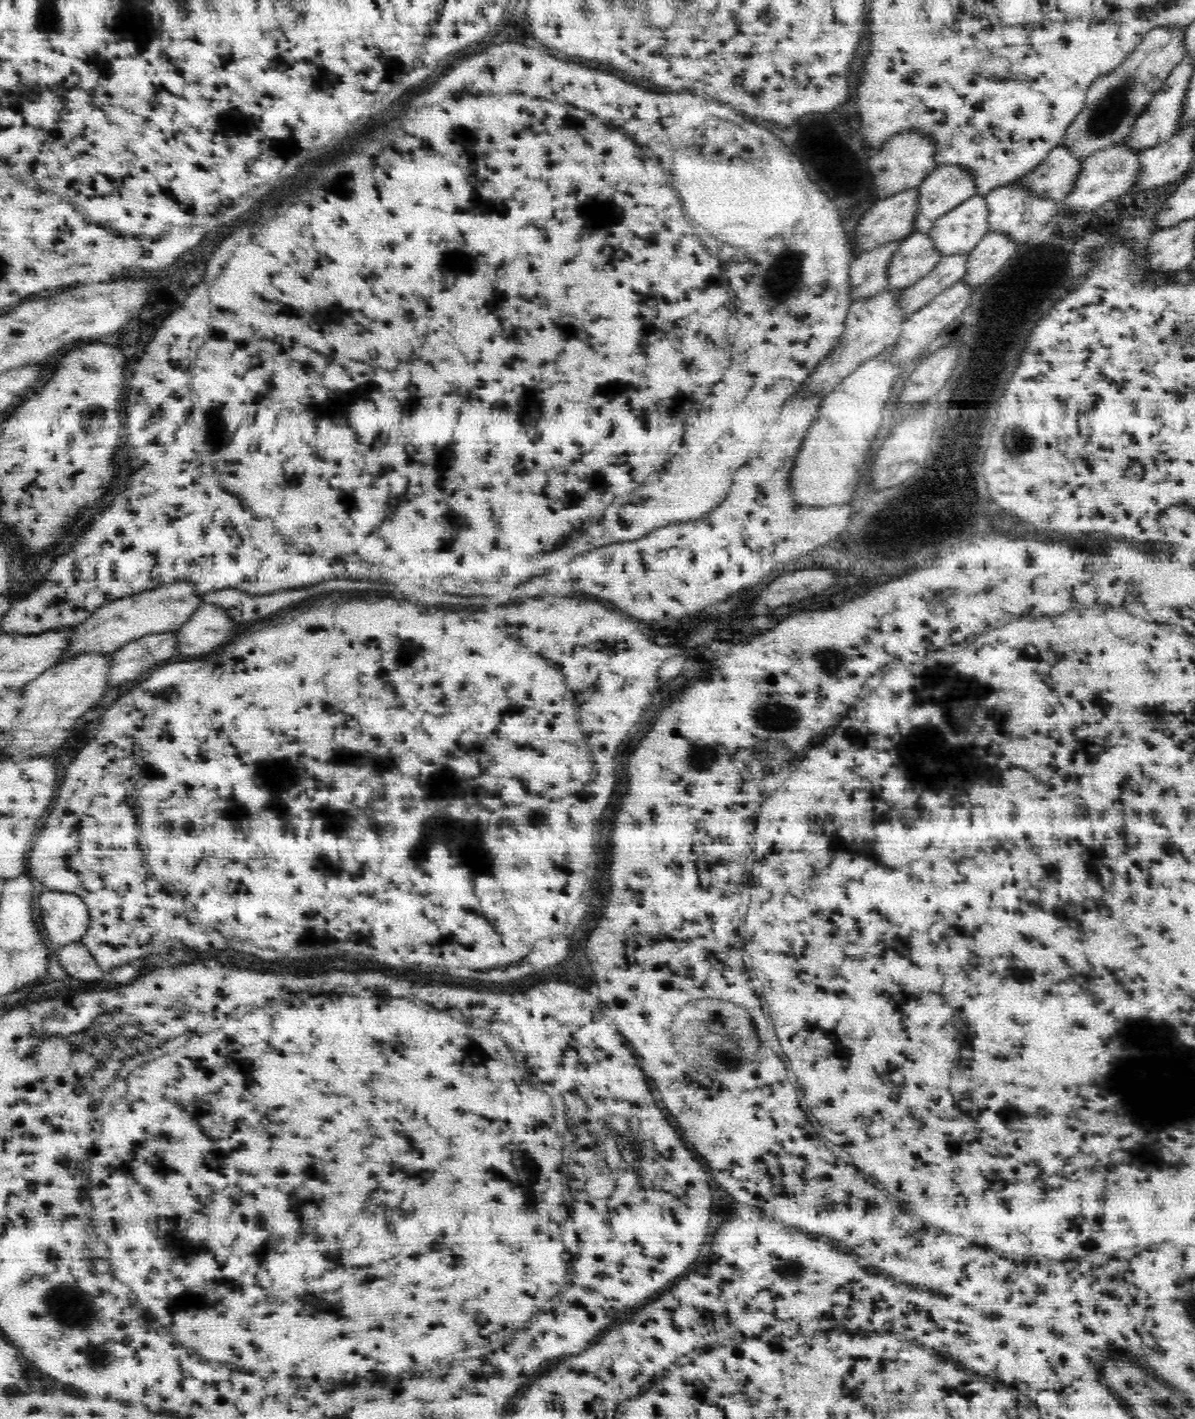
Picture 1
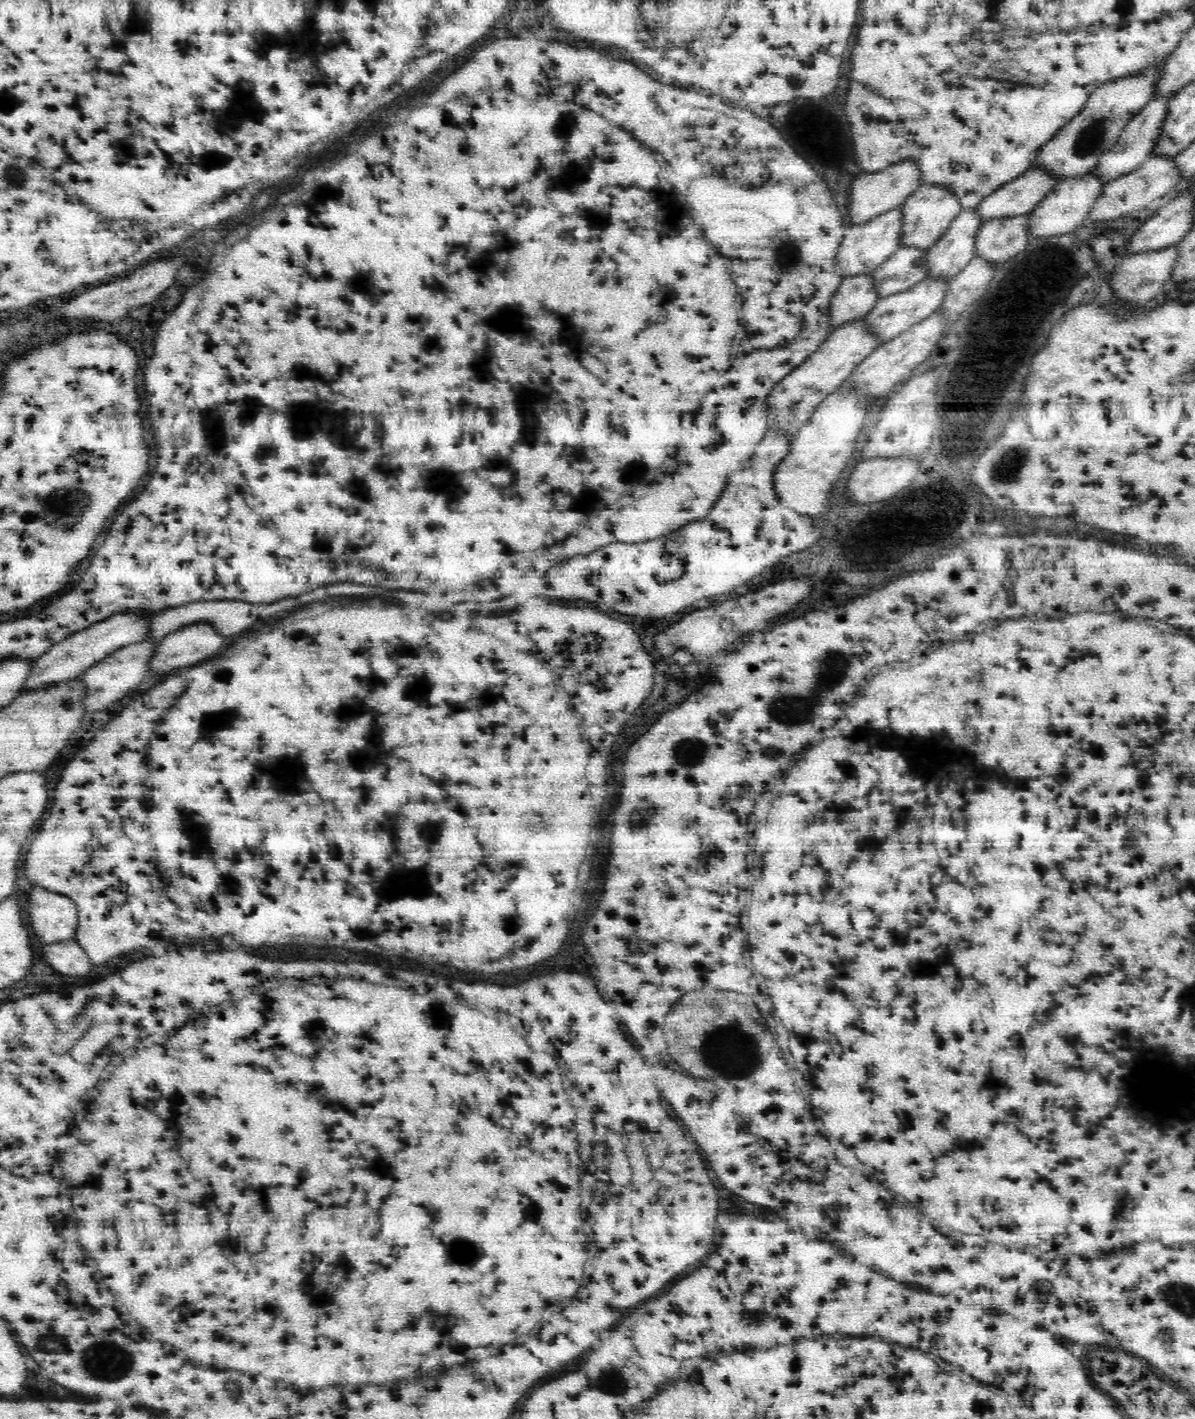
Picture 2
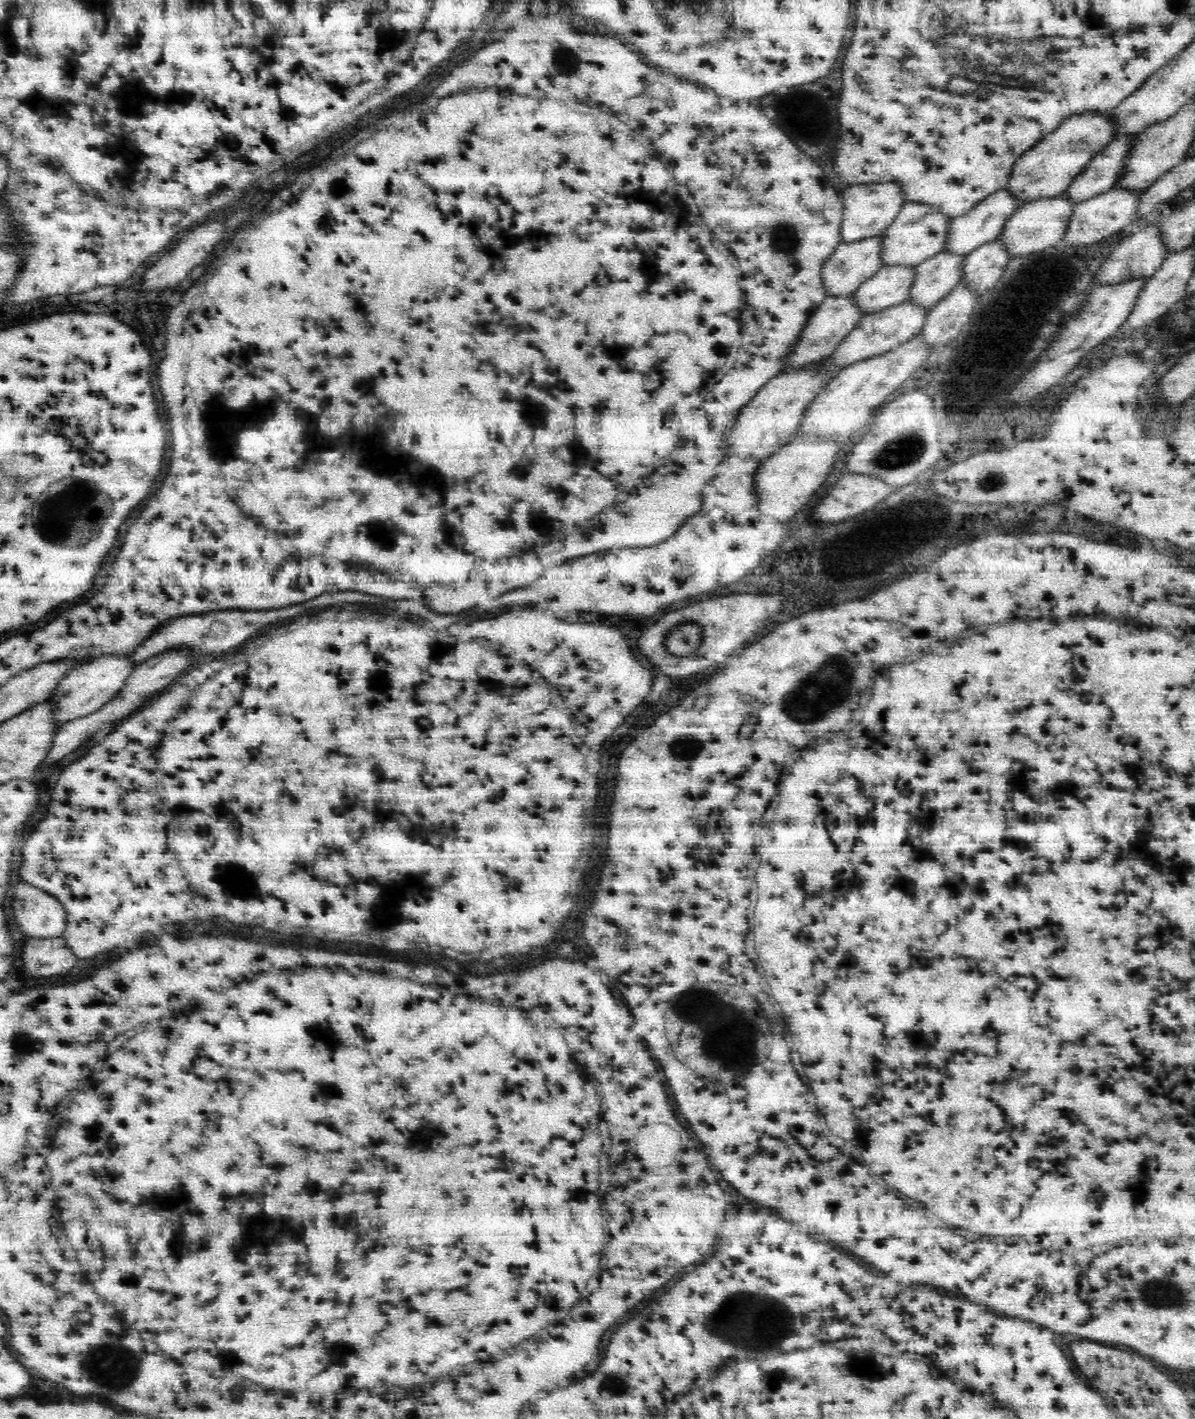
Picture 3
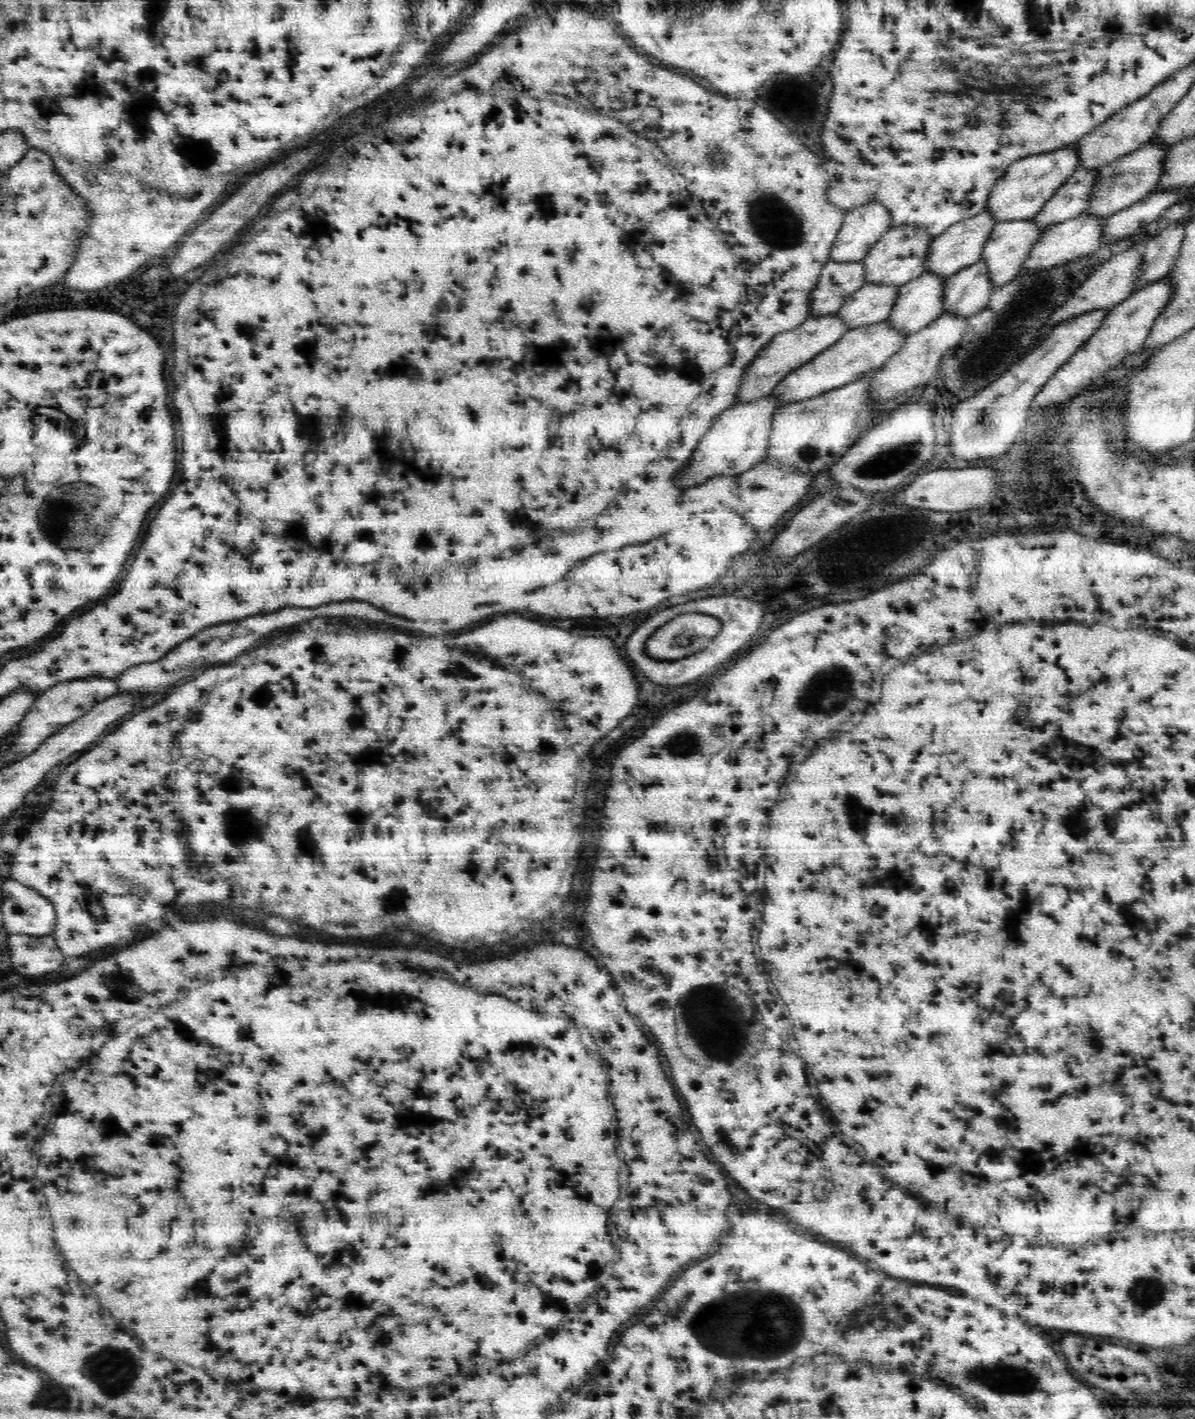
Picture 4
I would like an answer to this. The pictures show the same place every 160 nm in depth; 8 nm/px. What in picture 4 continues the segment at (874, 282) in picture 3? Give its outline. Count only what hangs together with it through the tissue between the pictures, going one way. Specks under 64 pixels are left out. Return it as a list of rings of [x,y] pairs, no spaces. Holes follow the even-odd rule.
[[[866,283],[838,311],[848,330],[886,320],[896,305],[899,286]]]

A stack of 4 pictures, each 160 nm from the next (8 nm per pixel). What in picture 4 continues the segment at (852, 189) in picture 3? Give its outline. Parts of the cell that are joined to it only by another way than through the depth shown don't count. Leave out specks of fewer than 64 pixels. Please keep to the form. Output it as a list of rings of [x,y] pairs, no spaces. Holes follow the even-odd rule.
[[[868,201],[846,211],[829,260],[840,263],[863,261],[892,224],[890,211],[880,201]]]

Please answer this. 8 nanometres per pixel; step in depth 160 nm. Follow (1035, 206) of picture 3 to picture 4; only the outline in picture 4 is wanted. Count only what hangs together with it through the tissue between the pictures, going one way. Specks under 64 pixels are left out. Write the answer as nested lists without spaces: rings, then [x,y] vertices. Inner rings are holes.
[[[1034,219],[1026,220],[1007,220],[997,222],[996,227],[992,230],[990,238],[987,238],[984,248],[982,248],[982,259],[988,265],[988,273],[992,279],[992,285],[995,287],[1004,286],[1009,283],[1020,272],[1022,264],[1032,252],[1032,246],[1042,238],[1045,230],[1037,226]]]

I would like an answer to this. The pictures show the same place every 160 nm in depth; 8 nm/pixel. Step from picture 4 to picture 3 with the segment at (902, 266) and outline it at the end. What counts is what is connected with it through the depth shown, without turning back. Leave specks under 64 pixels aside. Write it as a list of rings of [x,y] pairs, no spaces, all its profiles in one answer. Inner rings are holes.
[[[905,202],[894,222],[882,233],[882,265],[910,265],[916,267],[944,249],[951,218],[930,203]]]

